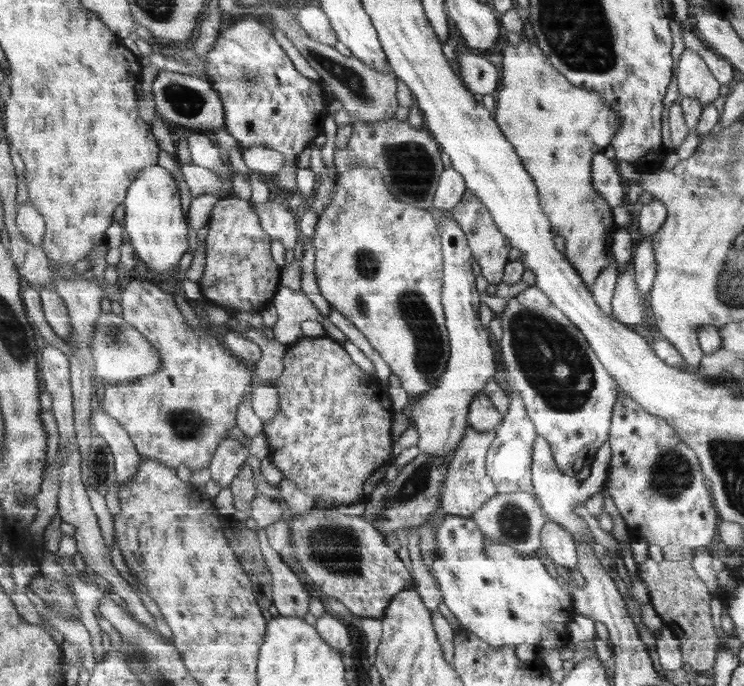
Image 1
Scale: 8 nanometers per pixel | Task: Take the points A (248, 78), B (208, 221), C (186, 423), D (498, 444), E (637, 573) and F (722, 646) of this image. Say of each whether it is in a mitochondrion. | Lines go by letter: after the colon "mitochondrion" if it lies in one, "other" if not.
A: mitochondrion
B: other
C: mitochondrion
D: other
E: other
F: other

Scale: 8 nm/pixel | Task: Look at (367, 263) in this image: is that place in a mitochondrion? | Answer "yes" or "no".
yes

